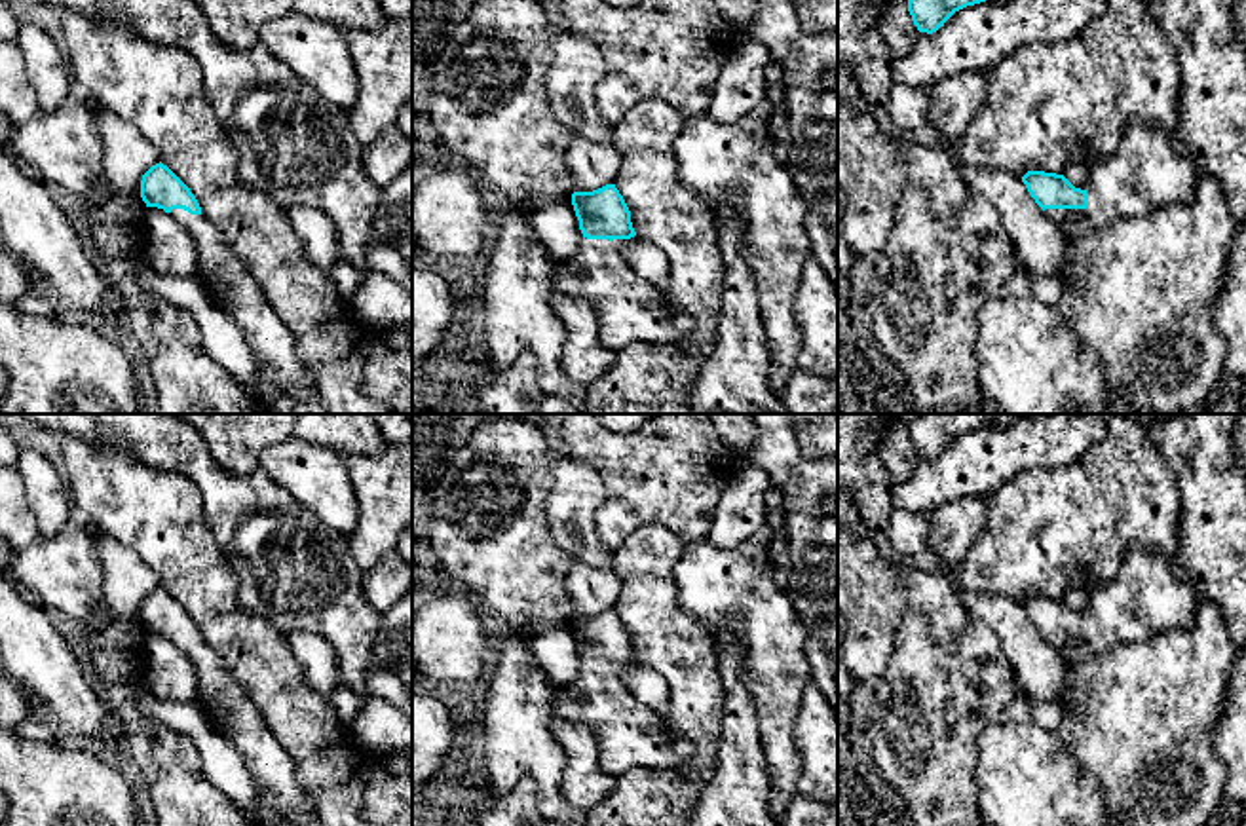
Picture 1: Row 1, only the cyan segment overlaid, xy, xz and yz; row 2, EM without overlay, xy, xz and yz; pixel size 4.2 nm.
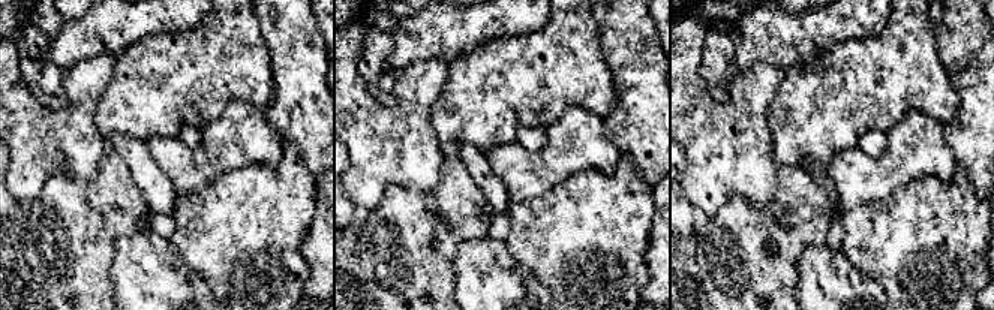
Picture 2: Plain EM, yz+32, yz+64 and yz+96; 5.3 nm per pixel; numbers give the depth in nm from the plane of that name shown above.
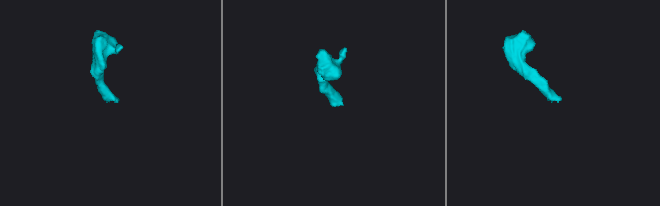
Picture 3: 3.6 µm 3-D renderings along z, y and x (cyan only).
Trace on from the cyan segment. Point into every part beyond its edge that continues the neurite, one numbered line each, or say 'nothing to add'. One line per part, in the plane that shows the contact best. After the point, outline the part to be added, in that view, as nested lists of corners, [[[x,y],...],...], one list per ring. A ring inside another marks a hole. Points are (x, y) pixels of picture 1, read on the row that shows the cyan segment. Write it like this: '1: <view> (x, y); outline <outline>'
1: yz (1148, 171); outline [[[1130,122],[1123,144],[1088,165],[1086,209],[1045,209],[1069,247],[1126,216],[1145,216],[1164,205],[1189,203],[1195,194],[1191,163],[1161,129]]]

